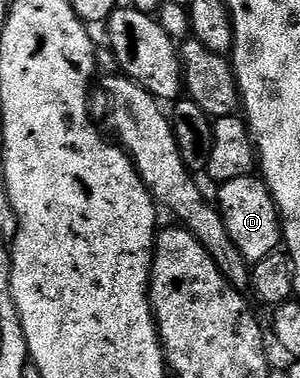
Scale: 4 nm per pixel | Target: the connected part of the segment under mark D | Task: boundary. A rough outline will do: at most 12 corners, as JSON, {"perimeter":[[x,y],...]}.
{"perimeter":[[262,177],[218,187],[217,209],[248,264],[283,242],[279,209]]}

